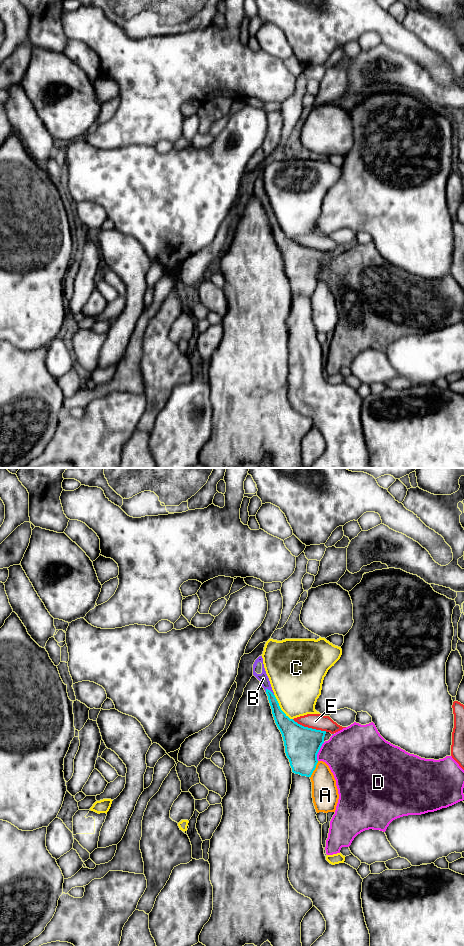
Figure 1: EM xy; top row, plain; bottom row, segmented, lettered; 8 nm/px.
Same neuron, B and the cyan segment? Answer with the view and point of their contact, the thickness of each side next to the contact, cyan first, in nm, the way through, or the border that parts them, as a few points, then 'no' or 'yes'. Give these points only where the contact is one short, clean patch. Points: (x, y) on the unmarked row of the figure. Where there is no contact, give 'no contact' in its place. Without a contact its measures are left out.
meets cyan in xy at (270, 211); 110 nm thick on the cyan side, 80 nm on the other; yes

